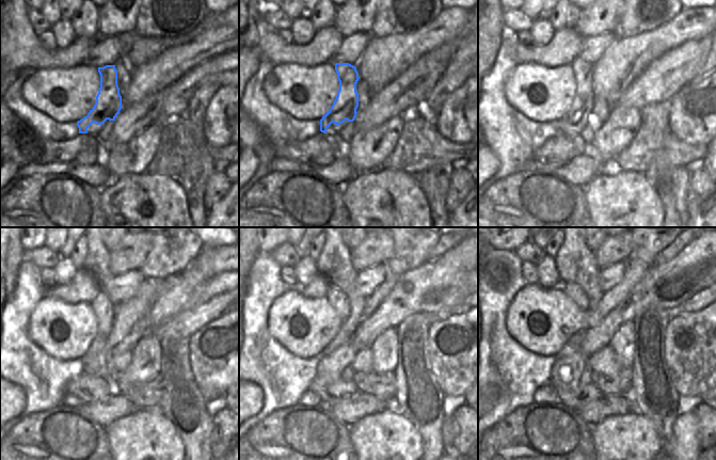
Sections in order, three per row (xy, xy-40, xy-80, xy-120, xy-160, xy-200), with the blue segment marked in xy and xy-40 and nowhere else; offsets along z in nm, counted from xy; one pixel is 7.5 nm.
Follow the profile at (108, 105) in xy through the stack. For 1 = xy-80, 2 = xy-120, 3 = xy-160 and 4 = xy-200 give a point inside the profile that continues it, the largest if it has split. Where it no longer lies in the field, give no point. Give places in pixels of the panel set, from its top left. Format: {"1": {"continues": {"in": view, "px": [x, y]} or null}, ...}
{"1": {"continues": {"in": "xy-80", "px": [582, 107]}}, "2": {"continues": {"in": "xy-120", "px": [105, 310]}}, "3": {"continues": {"in": "xy-160", "px": [338, 300]}}, "4": {"continues": {"in": "xy-200", "px": [574, 291]}}}

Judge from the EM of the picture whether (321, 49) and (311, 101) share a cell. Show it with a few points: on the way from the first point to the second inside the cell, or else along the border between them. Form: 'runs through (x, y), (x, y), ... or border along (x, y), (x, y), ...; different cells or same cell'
border along (293, 62), (306, 66), (330, 63); different cells

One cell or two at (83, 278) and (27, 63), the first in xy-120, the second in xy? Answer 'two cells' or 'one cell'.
one cell

